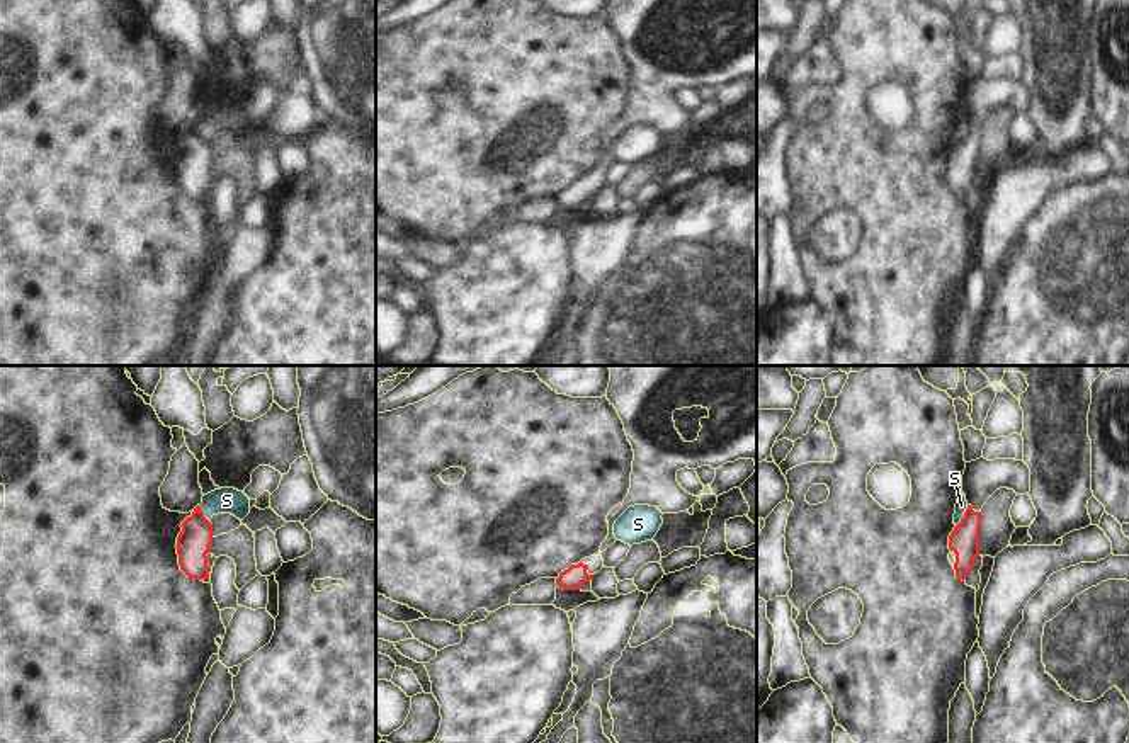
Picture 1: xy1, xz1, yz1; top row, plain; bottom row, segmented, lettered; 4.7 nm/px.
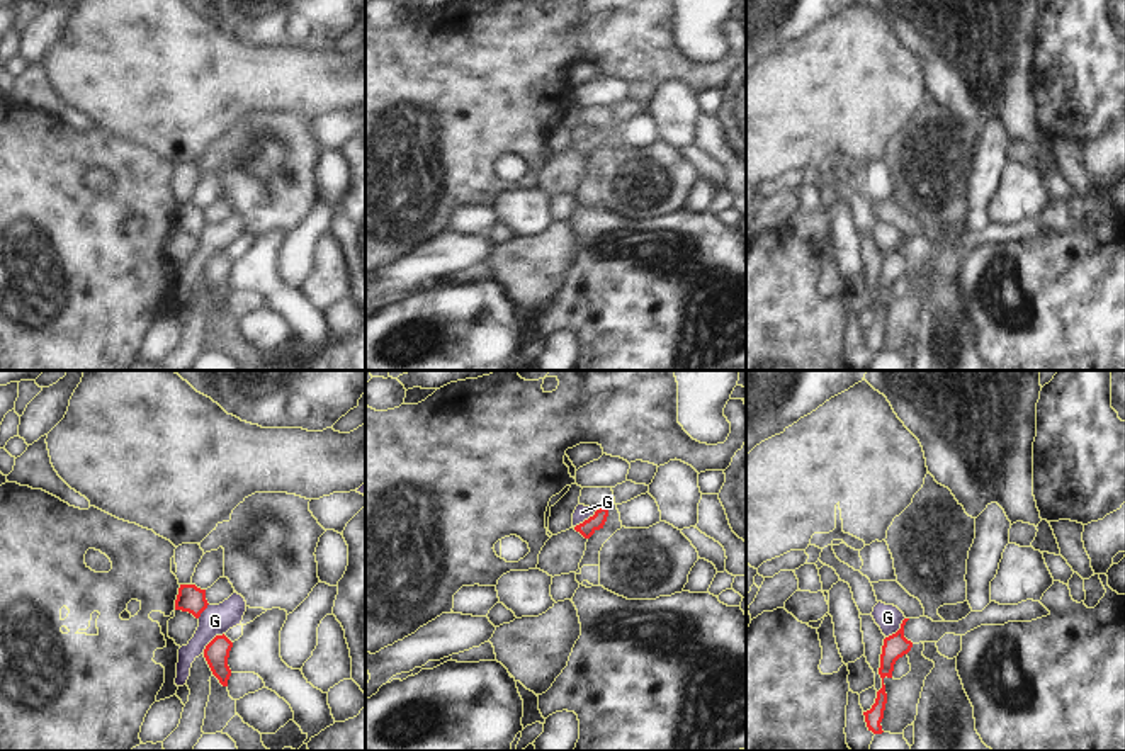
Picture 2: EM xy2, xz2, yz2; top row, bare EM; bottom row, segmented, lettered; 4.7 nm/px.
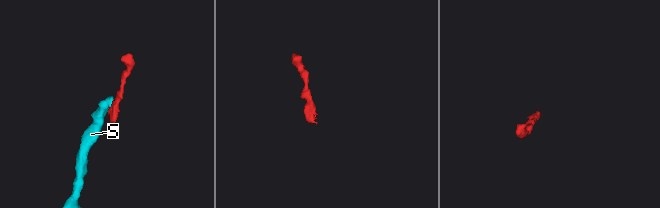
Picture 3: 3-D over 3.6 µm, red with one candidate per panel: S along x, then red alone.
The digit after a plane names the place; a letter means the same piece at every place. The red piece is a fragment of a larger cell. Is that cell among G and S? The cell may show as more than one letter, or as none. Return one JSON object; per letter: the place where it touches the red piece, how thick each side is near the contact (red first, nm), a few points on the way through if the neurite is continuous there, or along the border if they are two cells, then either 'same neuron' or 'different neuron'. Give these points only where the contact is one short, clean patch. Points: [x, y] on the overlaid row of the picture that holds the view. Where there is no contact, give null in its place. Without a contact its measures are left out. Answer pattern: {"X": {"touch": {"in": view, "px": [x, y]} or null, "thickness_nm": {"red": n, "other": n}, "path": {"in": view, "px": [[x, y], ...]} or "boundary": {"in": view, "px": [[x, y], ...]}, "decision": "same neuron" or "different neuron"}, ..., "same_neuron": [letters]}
{"G": {"touch": {"in": "xy2", "px": [211, 641]}, "thickness_nm": {"red": 120, "other": 140}, "boundary": {"in": "xy2", "px": [[223, 632], [203, 653]]}, "decision": "different neuron"}, "S": {"touch": {"in": "yz1", "px": [964, 516]}, "thickness_nm": {"red": 140, "other": 60}, "boundary": {"in": "yz1", "px": [[968, 505], [956, 526]]}, "decision": "different neuron"}, "same_neuron": []}

